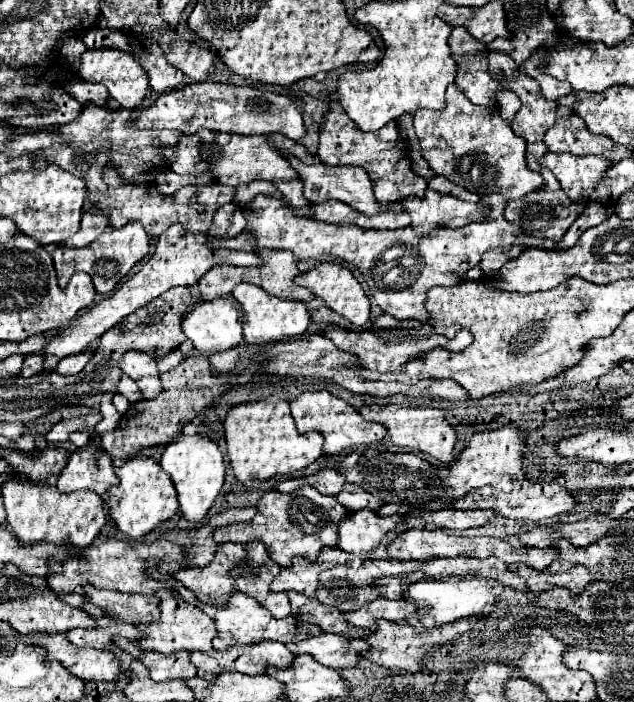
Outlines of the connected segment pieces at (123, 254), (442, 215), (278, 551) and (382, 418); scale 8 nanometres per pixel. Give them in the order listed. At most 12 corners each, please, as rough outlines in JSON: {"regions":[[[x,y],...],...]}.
{"regions":[[[140,223],[108,227],[84,249],[56,247],[58,285],[84,271],[110,293],[148,255]],[[432,189],[406,197],[418,235],[482,221],[488,207]],[[314,487],[268,491],[256,517],[214,529],[216,543],[264,541],[282,567],[338,547],[340,505]],[[370,407],[394,445],[454,459],[456,433],[440,409]]]}

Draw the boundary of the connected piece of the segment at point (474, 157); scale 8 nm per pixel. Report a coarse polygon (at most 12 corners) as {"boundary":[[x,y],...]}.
{"boundary":[[456,83],[414,113],[436,175],[522,199],[544,187],[498,107]]}

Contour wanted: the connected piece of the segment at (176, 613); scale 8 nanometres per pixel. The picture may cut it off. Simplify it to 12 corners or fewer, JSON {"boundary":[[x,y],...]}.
{"boundary":[[160,589],[160,621],[136,625],[142,649],[212,653],[216,621]]}

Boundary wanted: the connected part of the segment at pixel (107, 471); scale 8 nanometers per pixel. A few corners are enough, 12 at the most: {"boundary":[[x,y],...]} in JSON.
{"boundary":[[96,443],[70,455],[60,493],[90,489],[102,497],[116,483],[112,461]]}

